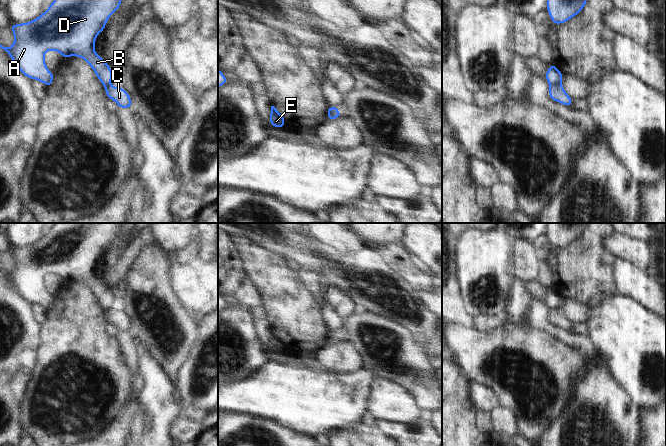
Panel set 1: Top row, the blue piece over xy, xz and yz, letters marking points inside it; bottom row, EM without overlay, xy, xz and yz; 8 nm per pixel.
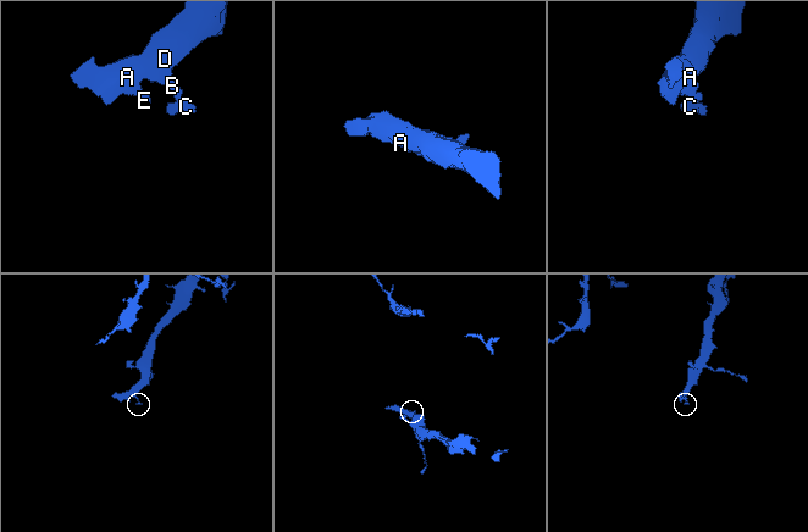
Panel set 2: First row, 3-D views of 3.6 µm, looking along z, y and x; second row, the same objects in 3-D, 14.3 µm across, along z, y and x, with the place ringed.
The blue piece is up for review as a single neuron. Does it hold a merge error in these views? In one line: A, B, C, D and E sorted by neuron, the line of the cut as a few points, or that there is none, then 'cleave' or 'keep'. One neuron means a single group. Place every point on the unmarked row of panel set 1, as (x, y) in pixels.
groups A B D E / C; cut yz (560, 307), (550, 309); cleave

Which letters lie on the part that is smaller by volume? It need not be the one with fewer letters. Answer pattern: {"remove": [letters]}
{"remove": ["C"]}

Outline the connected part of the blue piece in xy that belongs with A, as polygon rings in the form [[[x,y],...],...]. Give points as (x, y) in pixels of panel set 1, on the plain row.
[[[55,223],[48,233],[33,245],[11,248],[14,268],[3,271],[23,299],[36,303],[51,312],[54,298],[45,288],[46,275],[58,275],[62,282],[76,280],[84,283],[94,294],[104,311],[110,309],[113,296],[110,289],[95,277],[98,258],[105,255],[106,246],[119,232],[123,223]]]

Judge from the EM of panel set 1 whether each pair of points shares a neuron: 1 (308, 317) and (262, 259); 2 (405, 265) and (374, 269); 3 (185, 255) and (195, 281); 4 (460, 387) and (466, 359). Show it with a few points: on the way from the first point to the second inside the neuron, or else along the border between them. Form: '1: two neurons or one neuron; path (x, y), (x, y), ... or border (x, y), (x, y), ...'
1: one neuron; path (294, 303), (280, 289), (269, 273)
2: two neurons; border (374, 248), (382, 260), (406, 282)
3: two neurons; border (174, 254), (178, 261), (183, 262), (196, 256)
4: two neurons; border (452, 360), (469, 383)

